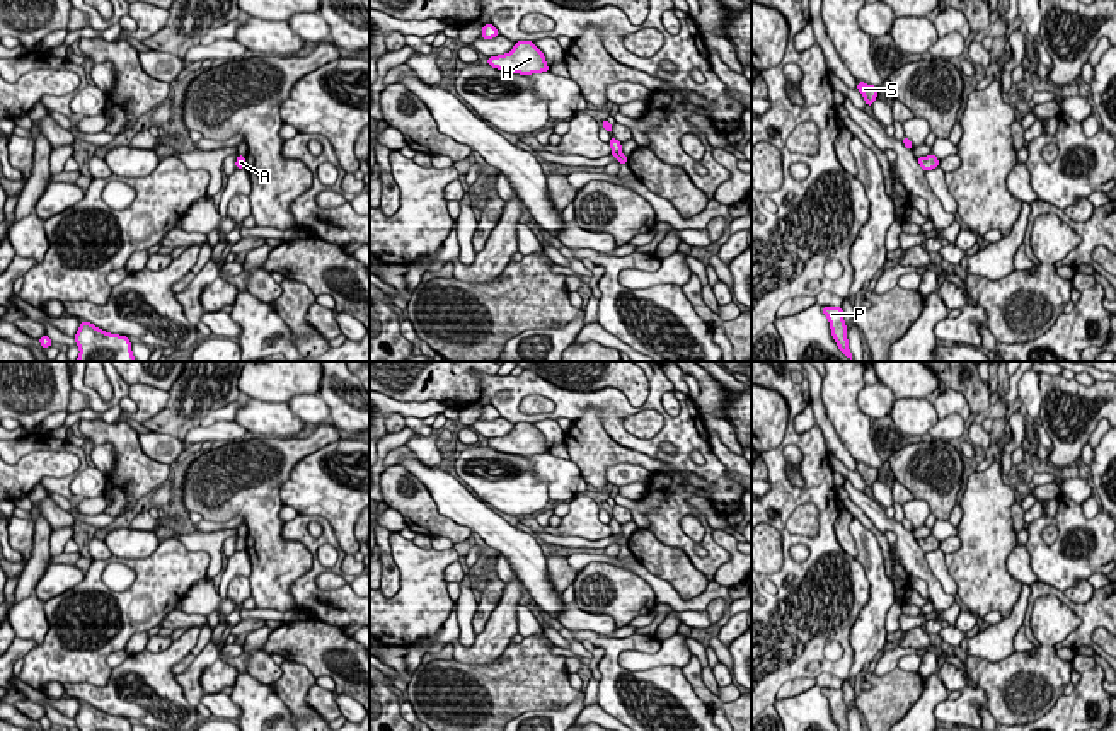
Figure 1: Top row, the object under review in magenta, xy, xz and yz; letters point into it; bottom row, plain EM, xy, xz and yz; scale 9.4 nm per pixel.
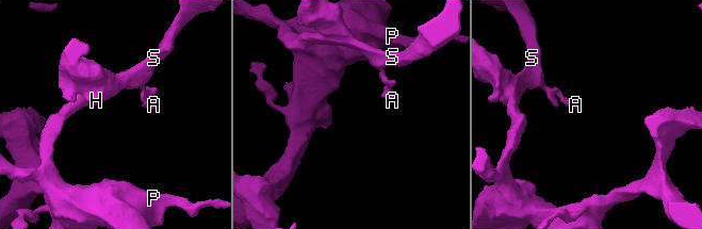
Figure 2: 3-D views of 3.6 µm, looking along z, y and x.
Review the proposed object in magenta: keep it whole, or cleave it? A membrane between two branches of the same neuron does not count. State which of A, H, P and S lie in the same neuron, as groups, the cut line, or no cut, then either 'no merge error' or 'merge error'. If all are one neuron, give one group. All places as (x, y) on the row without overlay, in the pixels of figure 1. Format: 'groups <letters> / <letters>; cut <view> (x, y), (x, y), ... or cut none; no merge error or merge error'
groups A H P S; cut none; no merge error

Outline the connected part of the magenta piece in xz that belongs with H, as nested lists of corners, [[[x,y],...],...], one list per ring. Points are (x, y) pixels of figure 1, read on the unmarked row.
[[[516,423],[509,435],[487,438],[487,446],[520,457],[550,453],[545,436],[532,423]]]

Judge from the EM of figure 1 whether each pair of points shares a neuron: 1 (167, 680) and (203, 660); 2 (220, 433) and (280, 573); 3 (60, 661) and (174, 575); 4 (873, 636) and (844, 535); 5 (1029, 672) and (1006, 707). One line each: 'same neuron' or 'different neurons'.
1: different neurons
2: different neurons
3: same neuron
4: different neurons
5: same neuron

